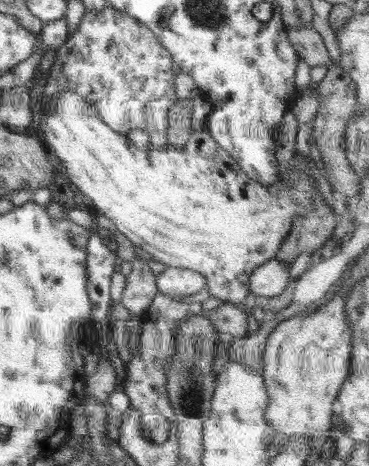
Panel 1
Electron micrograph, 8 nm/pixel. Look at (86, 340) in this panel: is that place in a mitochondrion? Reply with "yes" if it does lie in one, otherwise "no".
no

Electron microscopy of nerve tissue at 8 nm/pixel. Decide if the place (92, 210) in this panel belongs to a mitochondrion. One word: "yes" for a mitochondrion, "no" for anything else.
no

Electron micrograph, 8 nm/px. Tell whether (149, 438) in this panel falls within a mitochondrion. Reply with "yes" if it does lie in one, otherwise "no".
no

